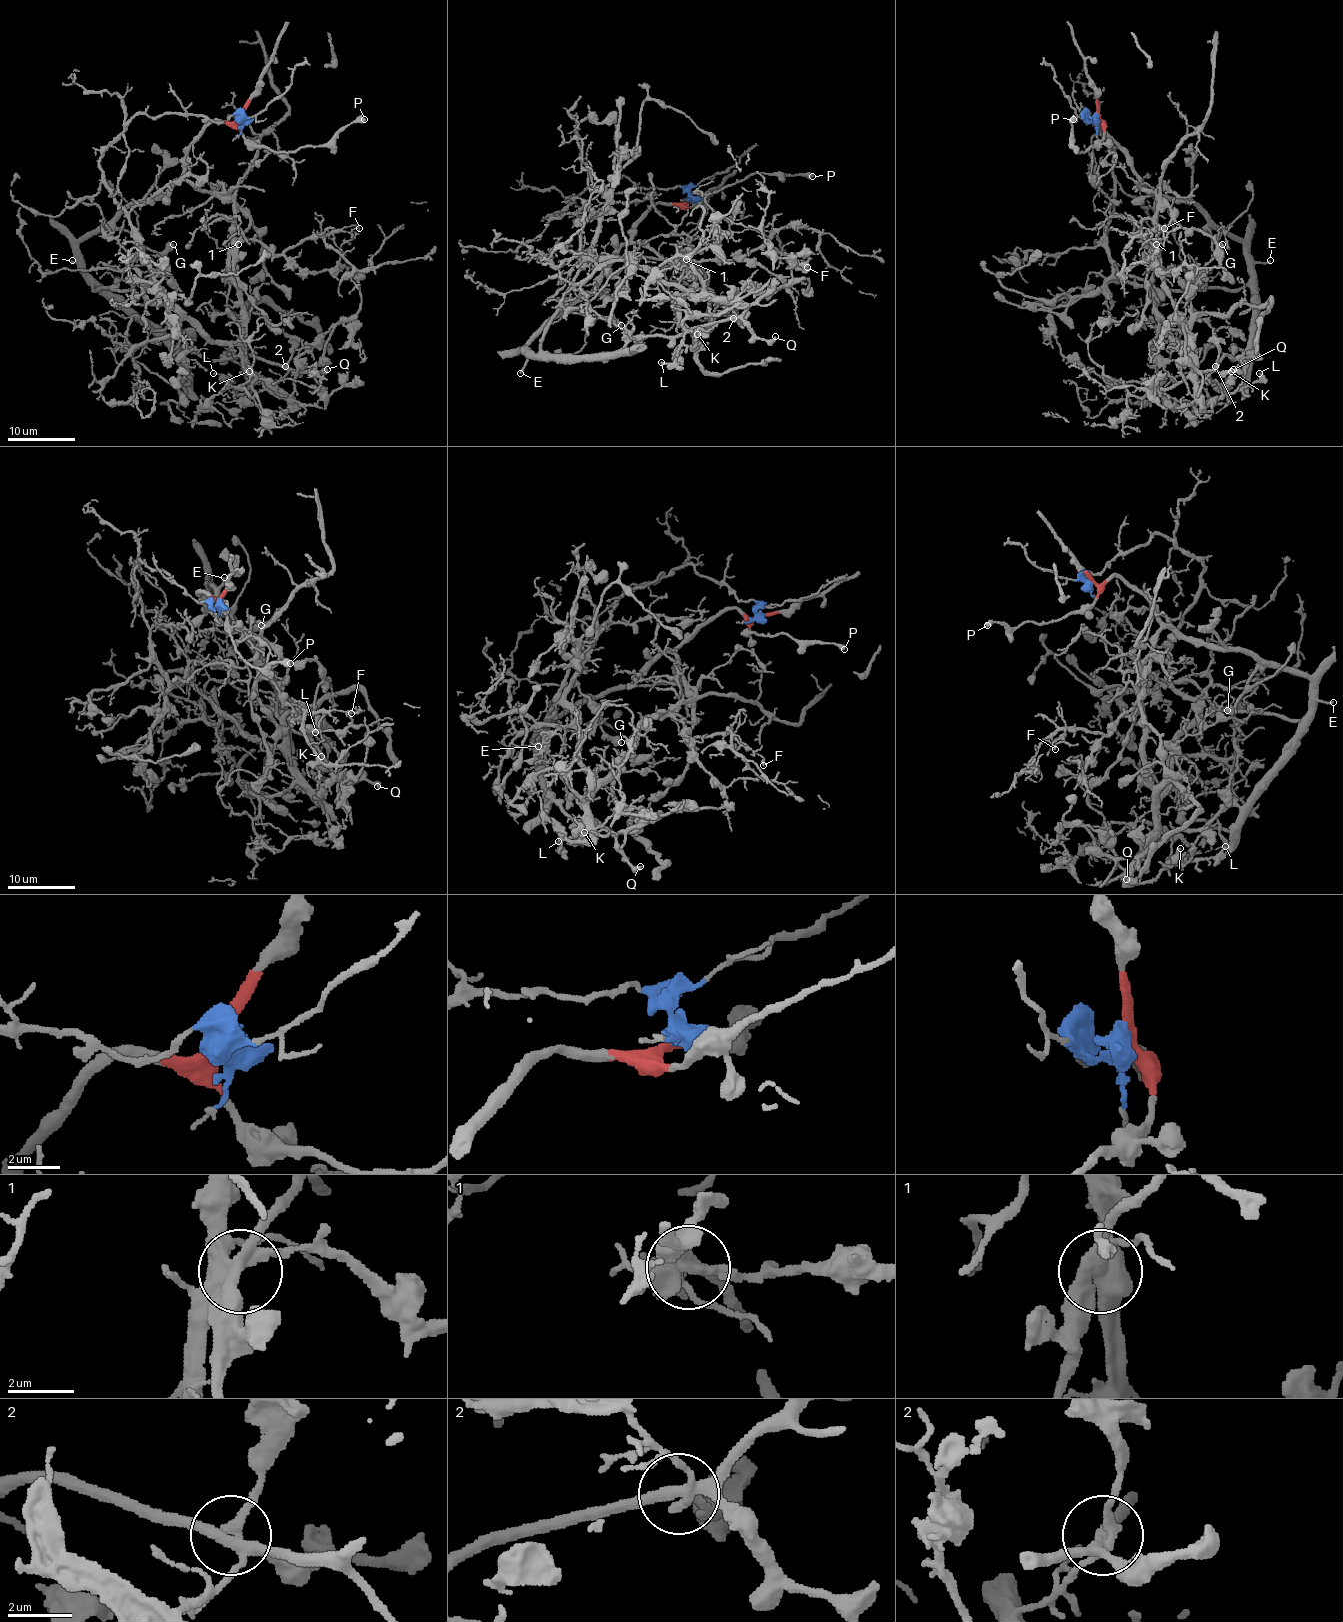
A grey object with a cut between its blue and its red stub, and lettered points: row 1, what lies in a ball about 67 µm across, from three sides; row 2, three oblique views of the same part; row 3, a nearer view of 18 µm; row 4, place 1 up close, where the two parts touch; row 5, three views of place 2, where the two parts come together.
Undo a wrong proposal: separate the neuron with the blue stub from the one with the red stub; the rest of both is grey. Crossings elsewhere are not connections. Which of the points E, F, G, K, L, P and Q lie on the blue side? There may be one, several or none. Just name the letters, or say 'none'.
F, K, L

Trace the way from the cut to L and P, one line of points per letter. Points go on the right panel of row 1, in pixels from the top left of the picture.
L: (1095, 115), (1083, 119), (1114, 151), (1105, 245), (1187, 348), (1201, 406), (1259, 372)
P: (1095, 115), (1102, 122), (1104, 136), (1087, 151), (1070, 146), (1073, 119)

